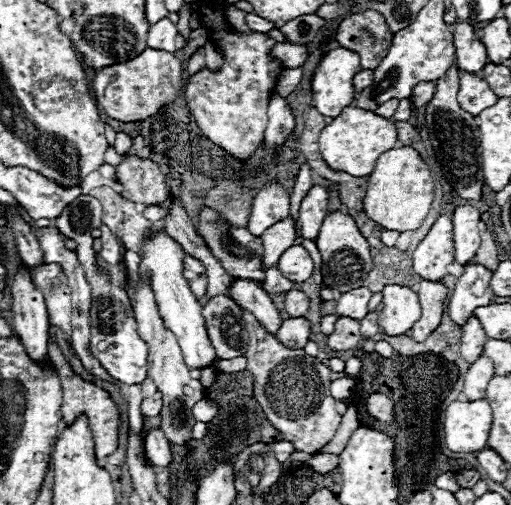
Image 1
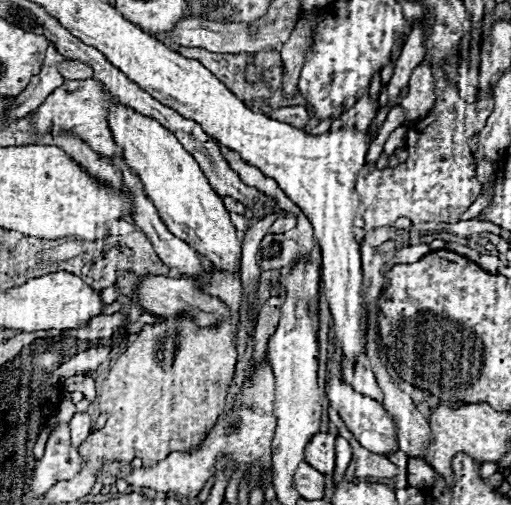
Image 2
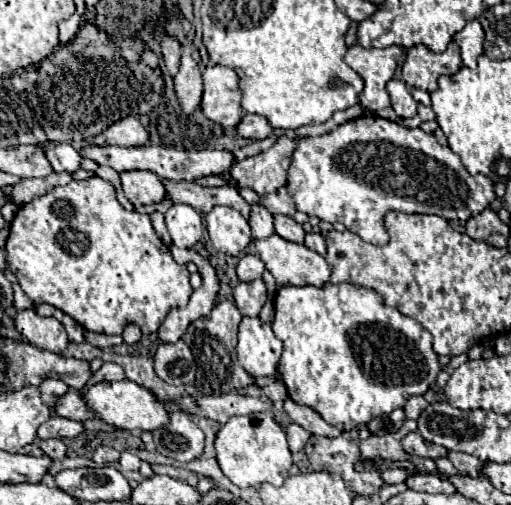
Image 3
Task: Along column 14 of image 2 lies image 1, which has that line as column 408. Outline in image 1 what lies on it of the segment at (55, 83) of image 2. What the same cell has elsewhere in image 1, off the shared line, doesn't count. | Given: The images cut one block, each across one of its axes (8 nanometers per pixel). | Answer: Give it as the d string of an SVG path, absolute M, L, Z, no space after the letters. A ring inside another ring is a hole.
M404 98L392 118L394 118L396 122L402 122L402 120L408 120L410 114L412 114L412 102L410 102L410 98Z

